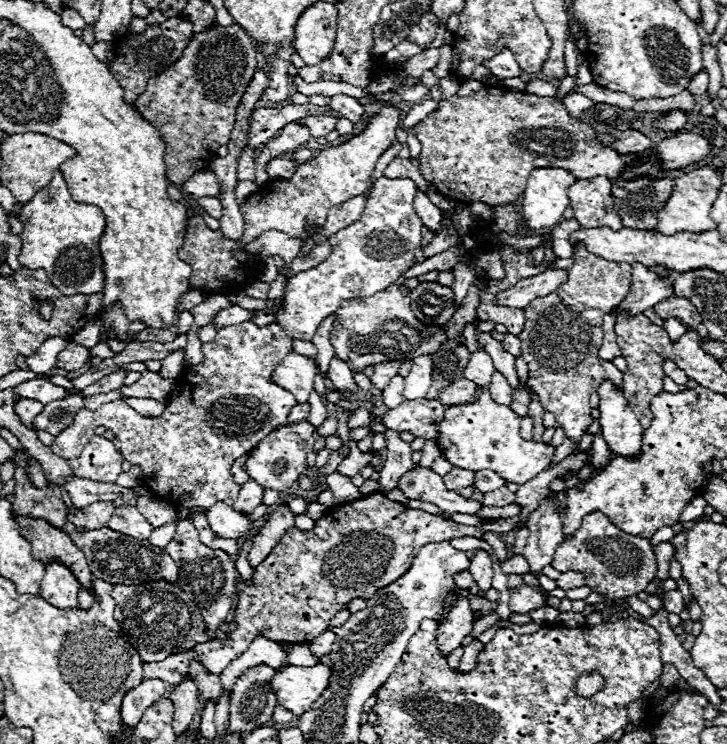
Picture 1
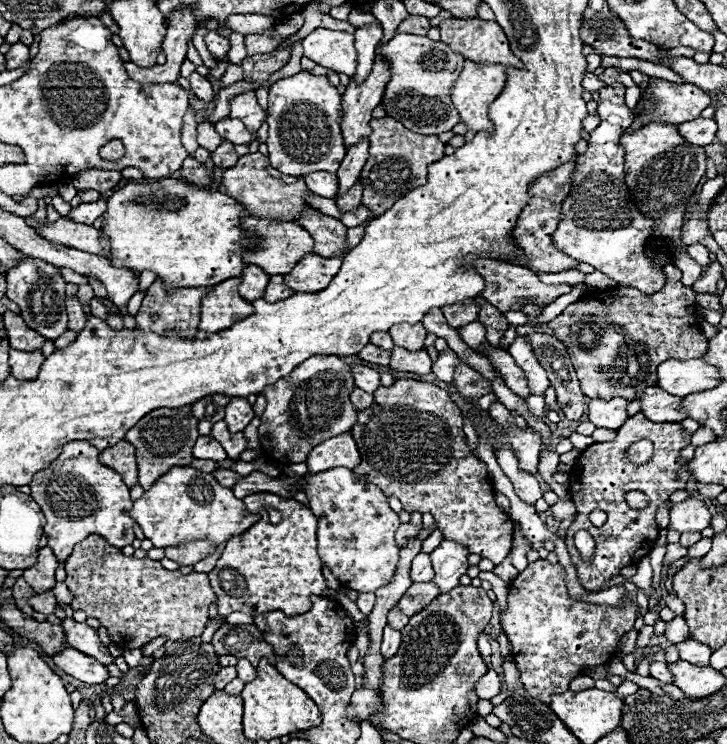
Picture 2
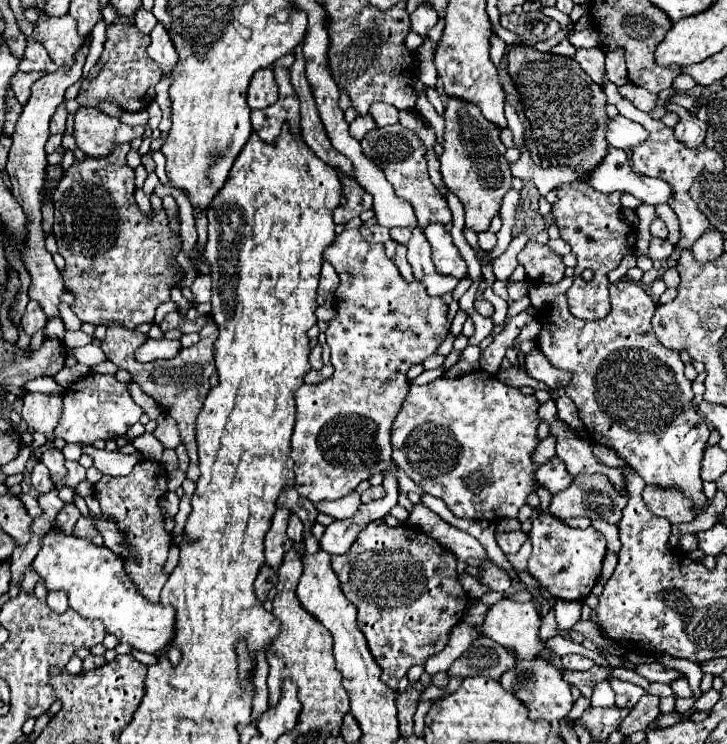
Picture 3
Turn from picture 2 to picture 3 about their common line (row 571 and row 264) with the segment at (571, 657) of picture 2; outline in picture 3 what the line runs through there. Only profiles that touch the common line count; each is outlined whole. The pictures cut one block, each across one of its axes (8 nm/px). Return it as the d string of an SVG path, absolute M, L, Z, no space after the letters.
M528 242L518 254L518 262L526 268L526 276L536 282L558 282L562 280L562 268L566 268L560 256L538 242Z

